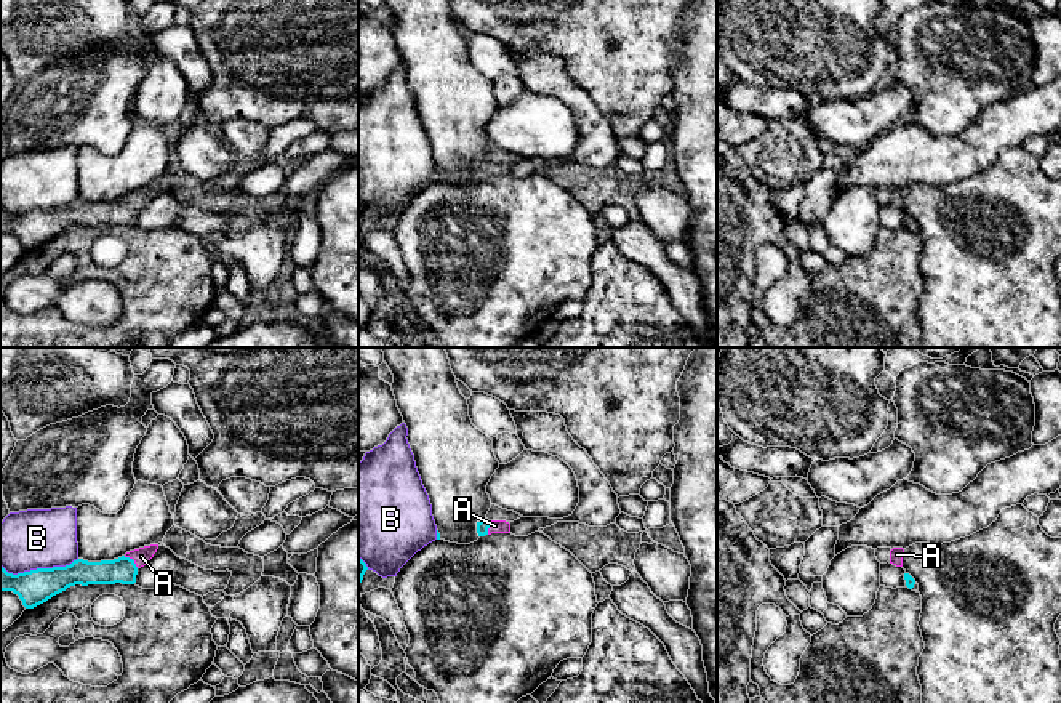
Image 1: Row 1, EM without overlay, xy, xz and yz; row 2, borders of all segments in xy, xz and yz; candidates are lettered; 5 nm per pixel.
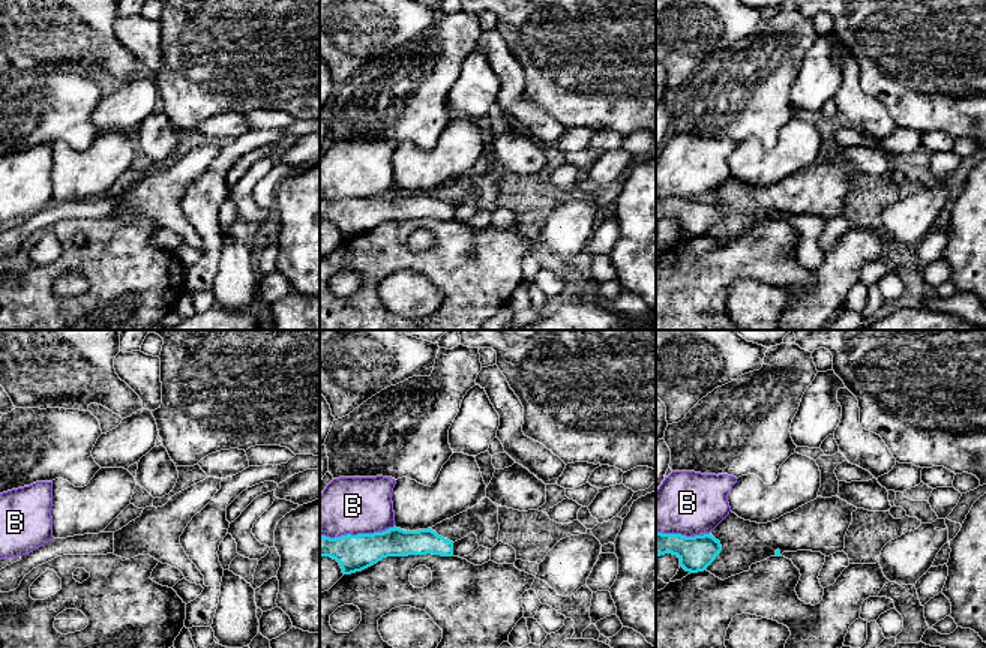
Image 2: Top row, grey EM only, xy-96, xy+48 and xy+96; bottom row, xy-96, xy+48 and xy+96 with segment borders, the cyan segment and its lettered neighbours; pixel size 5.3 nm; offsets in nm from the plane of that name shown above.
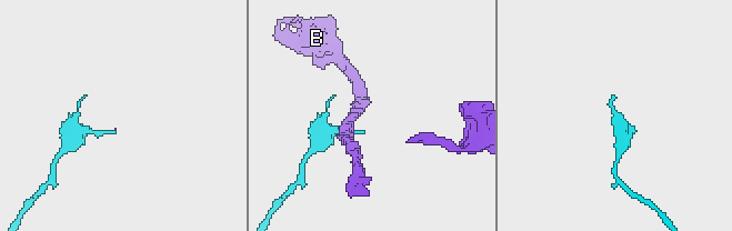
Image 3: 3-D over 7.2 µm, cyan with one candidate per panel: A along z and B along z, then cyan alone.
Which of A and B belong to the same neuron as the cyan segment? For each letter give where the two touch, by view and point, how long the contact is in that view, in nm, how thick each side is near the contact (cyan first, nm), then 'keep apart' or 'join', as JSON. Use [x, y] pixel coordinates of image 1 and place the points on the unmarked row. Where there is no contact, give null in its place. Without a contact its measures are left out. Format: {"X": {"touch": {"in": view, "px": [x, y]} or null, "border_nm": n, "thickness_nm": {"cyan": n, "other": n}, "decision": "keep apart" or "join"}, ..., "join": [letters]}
{"A": {"touch": {"in": "xy", "px": [132, 200]}, "border_nm": 100, "thickness_nm": {"cyan": 130, "other": 90}, "decision": "join"}, "B": {"touch": {"in": "xy", "px": [39, 210]}, "border_nm": 400, "thickness_nm": {"cyan": 170, "other": 300}, "decision": "keep apart"}, "join": ["A"]}

